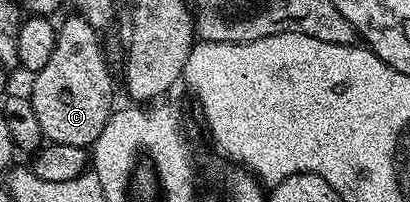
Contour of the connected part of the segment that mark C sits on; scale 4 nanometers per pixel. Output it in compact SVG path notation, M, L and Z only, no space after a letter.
M72 17L57 26L55 52L51 60L32 75L33 91L28 91L27 96L35 108L39 128L43 128L49 142L89 148L98 140L115 109L113 74L101 47L102 35L87 24L87 20Z

